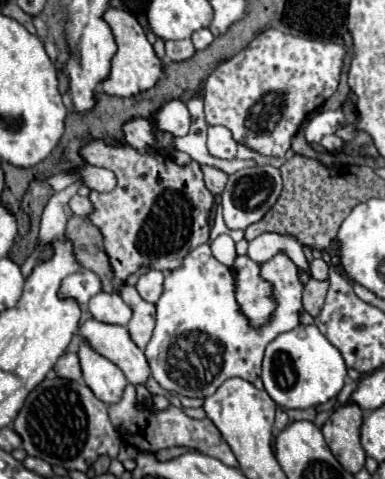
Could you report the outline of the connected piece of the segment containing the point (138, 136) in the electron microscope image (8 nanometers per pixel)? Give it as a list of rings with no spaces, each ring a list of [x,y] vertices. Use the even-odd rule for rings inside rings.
[[[136,118],[124,124],[124,138],[130,146],[134,146],[138,152],[146,154],[156,148],[156,136],[152,132],[152,126],[144,118]]]

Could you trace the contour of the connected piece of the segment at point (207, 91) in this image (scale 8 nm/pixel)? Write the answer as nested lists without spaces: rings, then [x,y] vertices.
[[[268,28],[208,76],[204,86],[206,122],[230,128],[236,142],[252,150],[284,158],[302,120],[336,92],[348,52],[346,44],[306,40]]]

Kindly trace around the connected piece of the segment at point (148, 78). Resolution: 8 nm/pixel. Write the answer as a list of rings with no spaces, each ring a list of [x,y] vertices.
[[[110,7],[104,18],[112,26],[112,32],[114,32],[114,38],[116,38],[116,44],[118,44],[118,52],[112,58],[112,74],[110,74],[108,80],[102,82],[104,92],[112,94],[112,96],[130,98],[130,96],[138,96],[138,94],[150,90],[152,86],[156,86],[156,82],[164,74],[164,64],[154,54],[154,48],[148,42],[144,28],[134,18],[134,14],[125,8]]]

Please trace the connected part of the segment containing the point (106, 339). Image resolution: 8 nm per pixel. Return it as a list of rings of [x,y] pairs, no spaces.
[[[94,318],[80,326],[80,336],[104,358],[112,360],[130,384],[144,384],[150,376],[144,352],[132,342],[126,326],[104,324]]]

